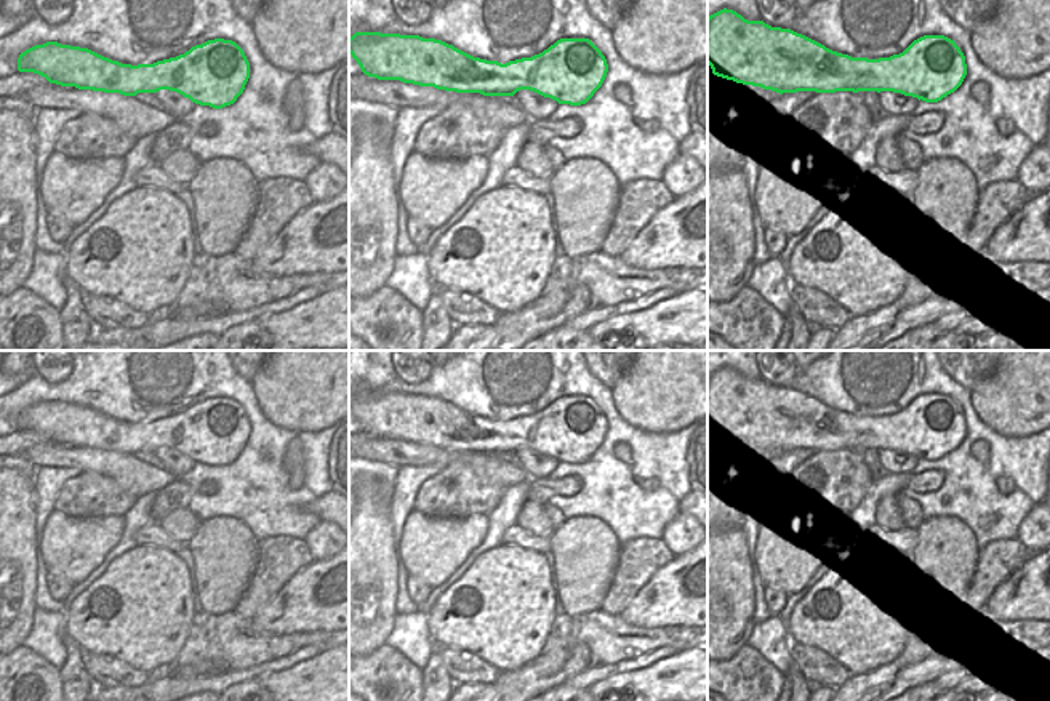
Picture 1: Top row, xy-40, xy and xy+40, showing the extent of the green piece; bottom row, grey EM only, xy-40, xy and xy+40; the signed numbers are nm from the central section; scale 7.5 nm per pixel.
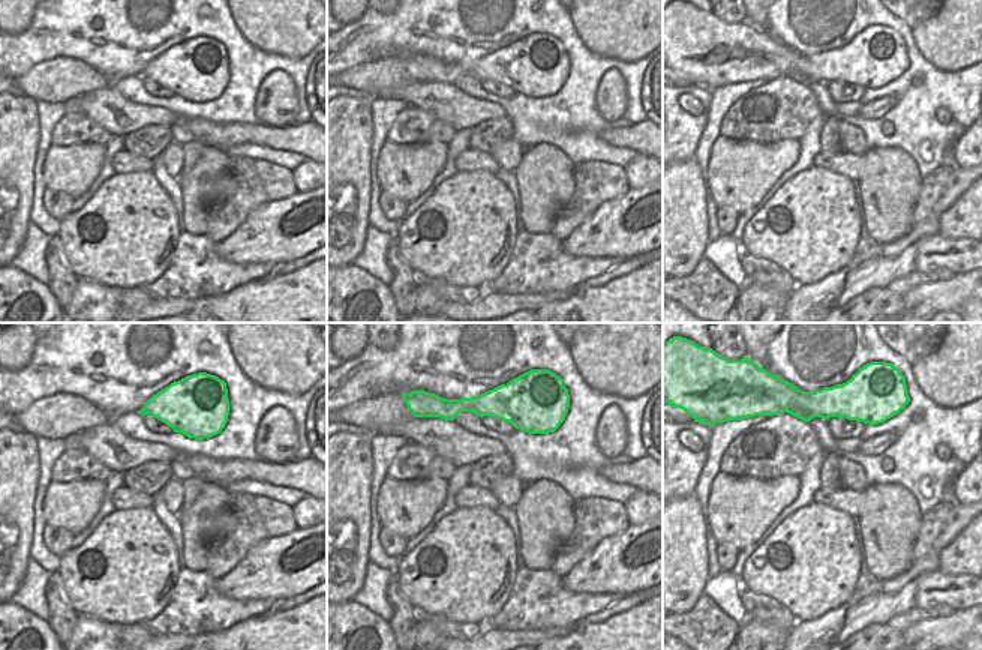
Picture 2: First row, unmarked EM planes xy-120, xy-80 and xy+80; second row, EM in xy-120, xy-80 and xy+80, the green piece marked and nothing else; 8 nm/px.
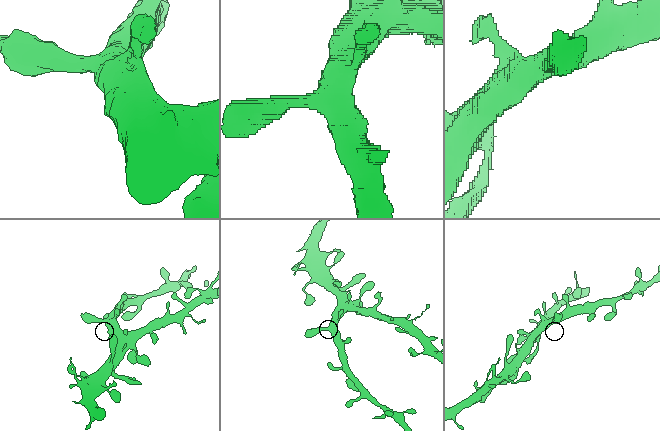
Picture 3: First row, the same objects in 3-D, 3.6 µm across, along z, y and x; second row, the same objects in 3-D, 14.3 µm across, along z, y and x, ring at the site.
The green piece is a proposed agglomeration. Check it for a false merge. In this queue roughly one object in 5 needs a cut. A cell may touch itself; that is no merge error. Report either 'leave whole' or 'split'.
leave whole

